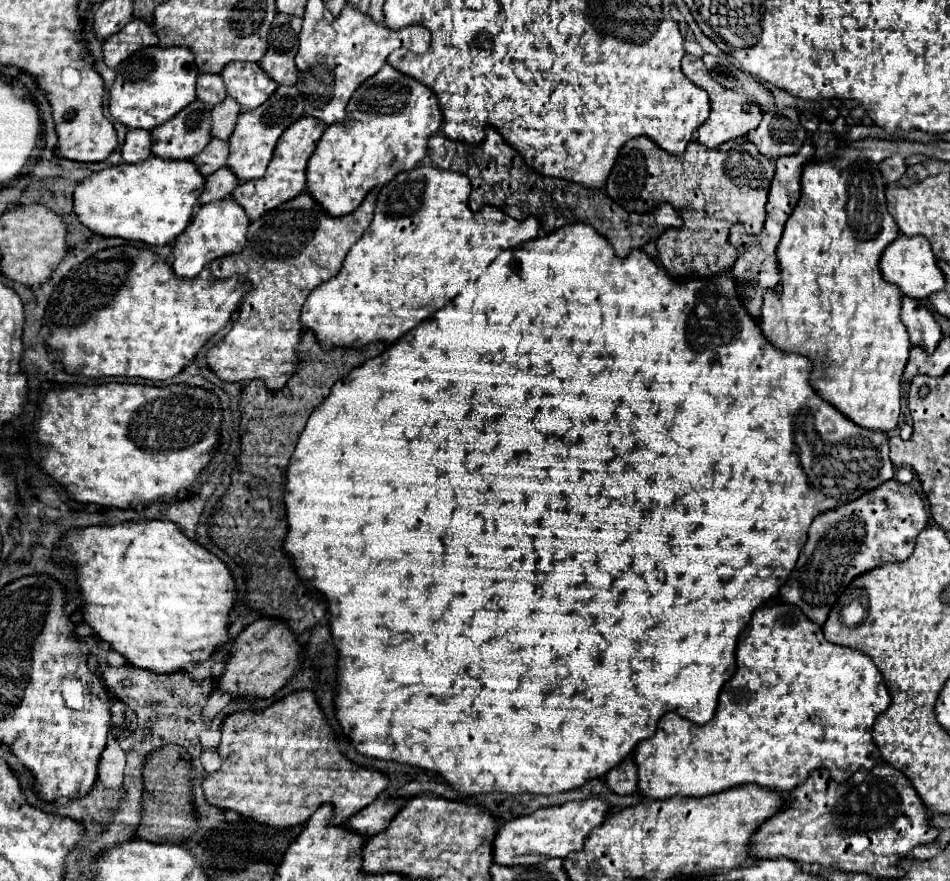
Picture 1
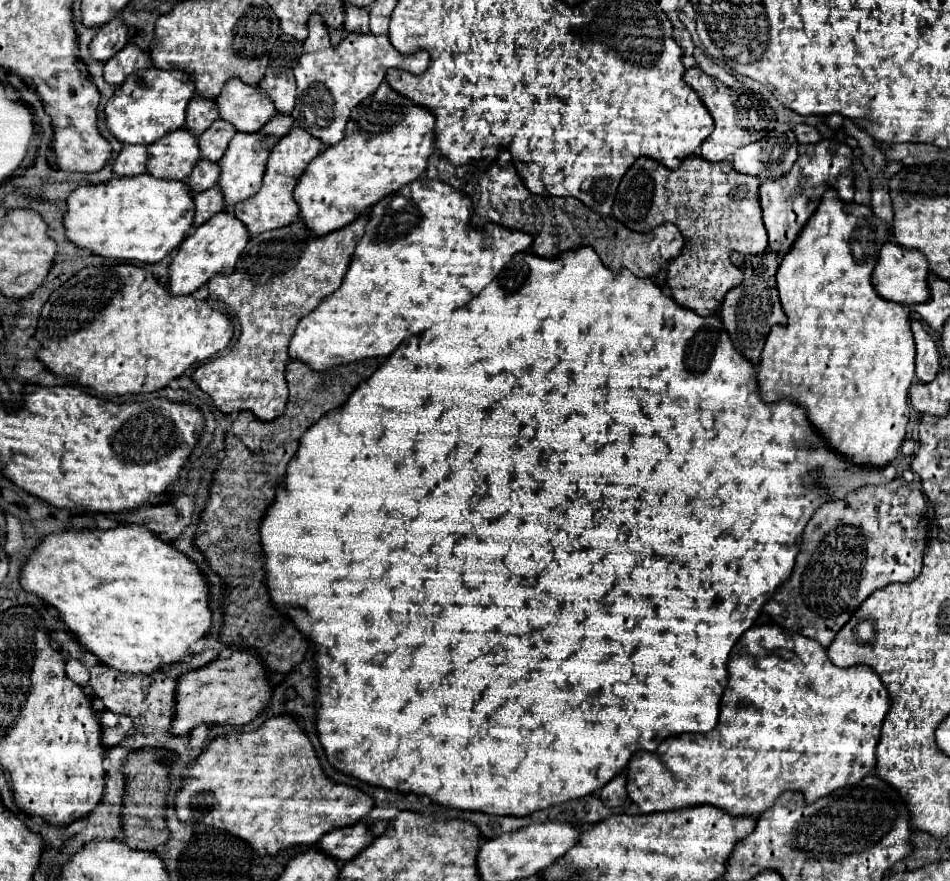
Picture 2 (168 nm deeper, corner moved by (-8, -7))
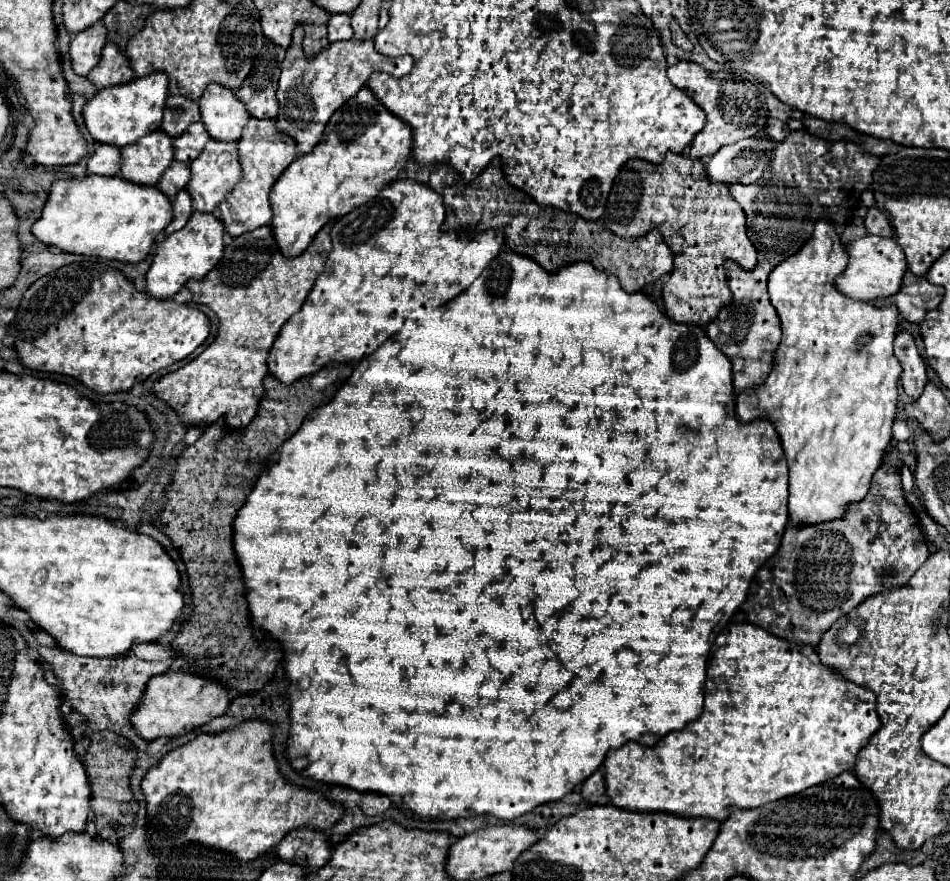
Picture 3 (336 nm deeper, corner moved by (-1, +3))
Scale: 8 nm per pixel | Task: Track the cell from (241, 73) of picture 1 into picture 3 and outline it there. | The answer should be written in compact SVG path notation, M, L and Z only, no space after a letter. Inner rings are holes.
M218 83L206 87L204 95L200 97L200 113L208 133L220 141L240 139L246 123L252 119L236 93Z

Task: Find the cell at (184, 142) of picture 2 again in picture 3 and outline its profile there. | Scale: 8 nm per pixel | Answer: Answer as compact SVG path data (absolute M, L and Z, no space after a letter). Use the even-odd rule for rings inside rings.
M162 129L134 141L134 145L122 147L122 171L120 175L134 183L156 185L164 171L174 161L174 137Z

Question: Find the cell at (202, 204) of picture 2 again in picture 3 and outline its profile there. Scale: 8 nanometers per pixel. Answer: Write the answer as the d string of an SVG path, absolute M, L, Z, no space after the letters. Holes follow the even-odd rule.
M182 189L174 199L174 221L170 223L170 229L166 229L166 233L182 229L188 223L190 215L192 215L192 197L186 189Z

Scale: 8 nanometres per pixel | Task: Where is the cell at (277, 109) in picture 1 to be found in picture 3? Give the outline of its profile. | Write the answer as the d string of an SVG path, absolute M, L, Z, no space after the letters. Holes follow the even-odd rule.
M210 139L206 149L190 163L192 179L188 183L188 193L194 199L194 209L202 213L212 213L226 199L226 195L242 181L242 165L238 161L238 141L216 141Z

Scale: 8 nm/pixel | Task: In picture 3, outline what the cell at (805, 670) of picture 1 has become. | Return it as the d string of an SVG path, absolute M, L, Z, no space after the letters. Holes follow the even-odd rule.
M732 623L726 629L718 633L714 639L710 659L708 659L708 679L706 679L706 699L704 699L704 711L702 715L686 725L682 731L672 731L666 737L662 737L654 747L640 745L636 741L628 741L620 749L610 749L610 753L604 759L604 773L606 773L606 789L616 807L630 809L630 811L666 811L674 815L684 817L710 817L724 821L730 815L730 807L760 807L772 801L778 801L782 797L790 797L794 793L800 793L812 785L818 785L822 781L838 777L838 773L852 771L858 751L868 743L868 739L878 731L880 719L876 713L876 697L874 693L862 685L846 681L838 671L832 667L826 667L820 663L818 653L810 645L798 645L794 641L776 637L768 633L766 629L754 625L754 623Z

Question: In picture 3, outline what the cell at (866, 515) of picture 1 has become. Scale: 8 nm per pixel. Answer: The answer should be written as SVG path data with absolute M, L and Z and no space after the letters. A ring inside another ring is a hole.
M880 465L868 495L848 505L844 517L816 525L788 525L778 553L758 569L742 609L750 623L762 625L768 633L816 647L824 631L868 595L906 585L926 557L926 537L904 499L900 471Z

